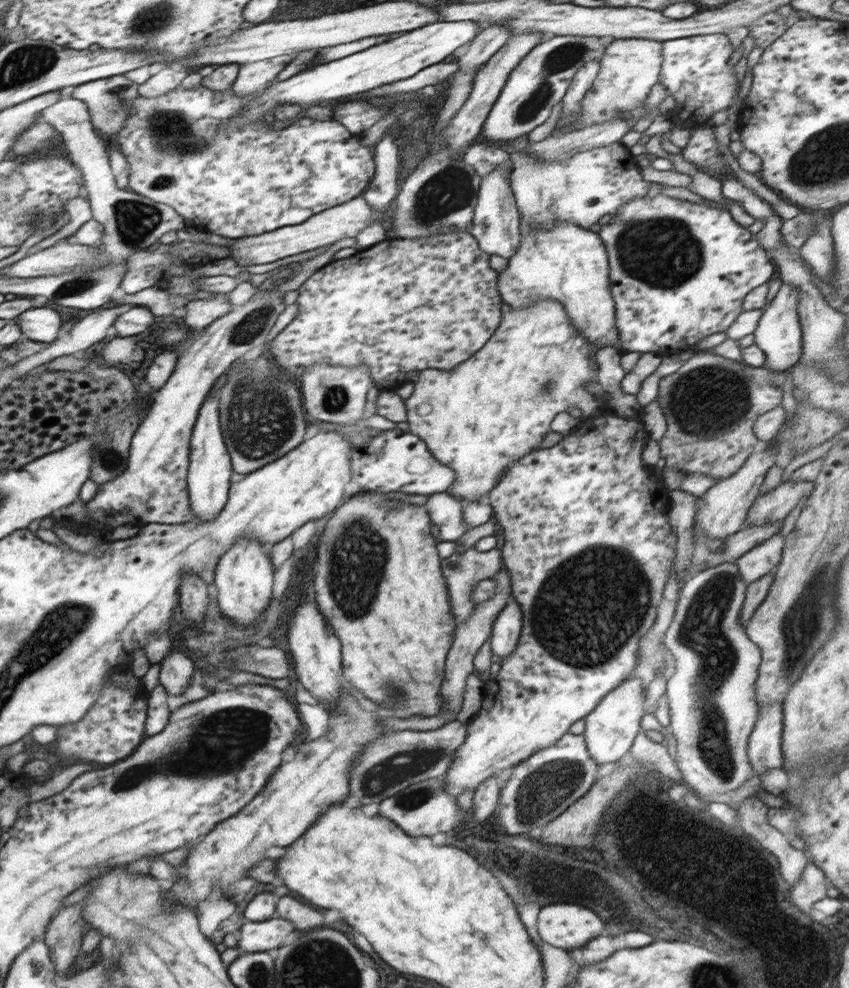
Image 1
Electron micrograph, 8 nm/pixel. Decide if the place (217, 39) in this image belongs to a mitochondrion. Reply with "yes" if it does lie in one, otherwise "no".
no

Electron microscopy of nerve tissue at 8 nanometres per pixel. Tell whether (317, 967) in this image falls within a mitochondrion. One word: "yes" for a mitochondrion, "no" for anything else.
yes

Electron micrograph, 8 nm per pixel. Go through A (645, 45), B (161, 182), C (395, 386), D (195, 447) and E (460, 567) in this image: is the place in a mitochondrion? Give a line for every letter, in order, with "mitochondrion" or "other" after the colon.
A: other
B: mitochondrion
C: other
D: other
E: mitochondrion

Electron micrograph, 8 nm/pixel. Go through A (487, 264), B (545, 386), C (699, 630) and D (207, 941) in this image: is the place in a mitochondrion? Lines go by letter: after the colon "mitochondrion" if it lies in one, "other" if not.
A: other
B: mitochondrion
C: mitochondrion
D: other

